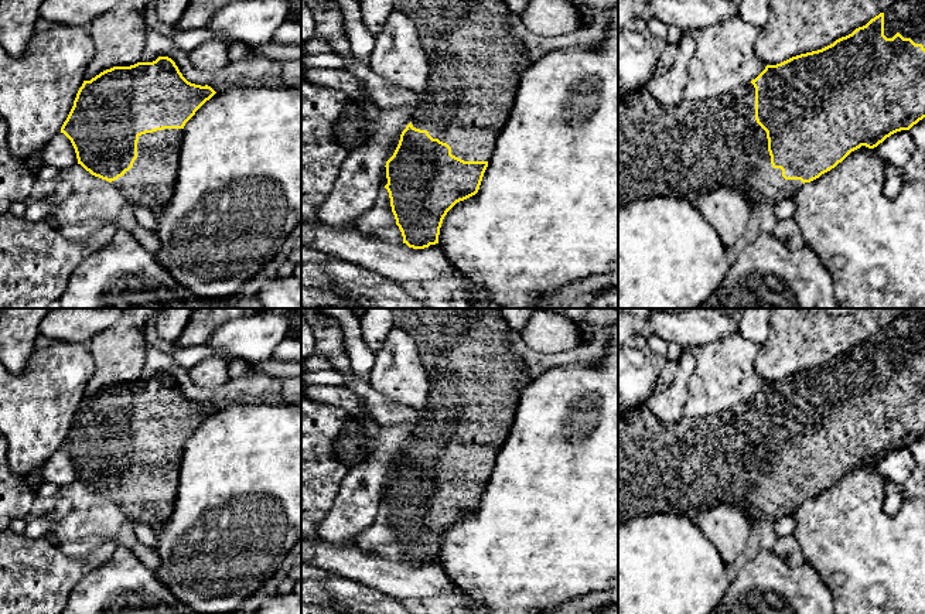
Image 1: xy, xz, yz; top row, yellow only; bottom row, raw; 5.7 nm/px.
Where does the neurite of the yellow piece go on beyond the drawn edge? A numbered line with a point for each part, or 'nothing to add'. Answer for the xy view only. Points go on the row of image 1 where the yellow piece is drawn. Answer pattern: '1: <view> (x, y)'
1: xy (150, 183)

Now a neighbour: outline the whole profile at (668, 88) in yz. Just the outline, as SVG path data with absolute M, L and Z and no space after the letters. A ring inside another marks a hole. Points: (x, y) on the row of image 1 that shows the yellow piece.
M693 33L686 34L677 47L677 54L669 71L658 78L651 78L645 89L663 106L677 106L685 99L687 83L687 64L694 54Z

